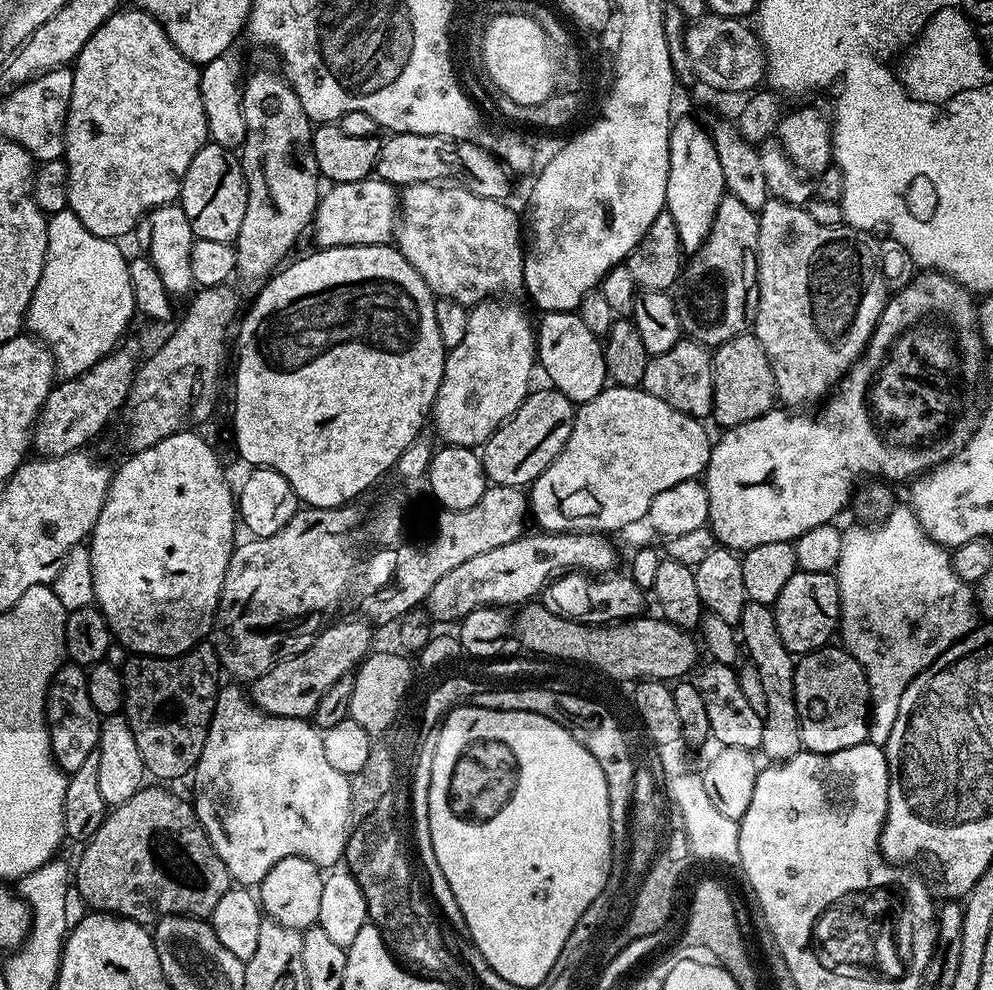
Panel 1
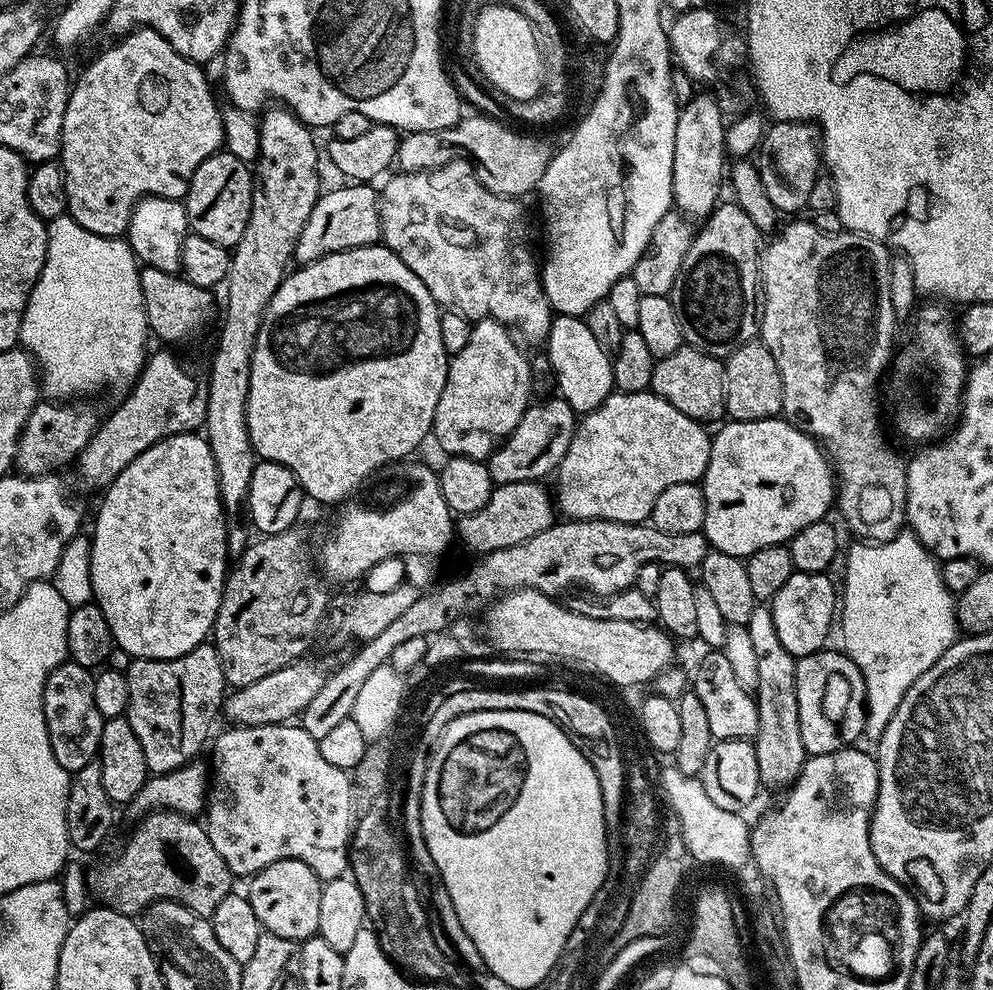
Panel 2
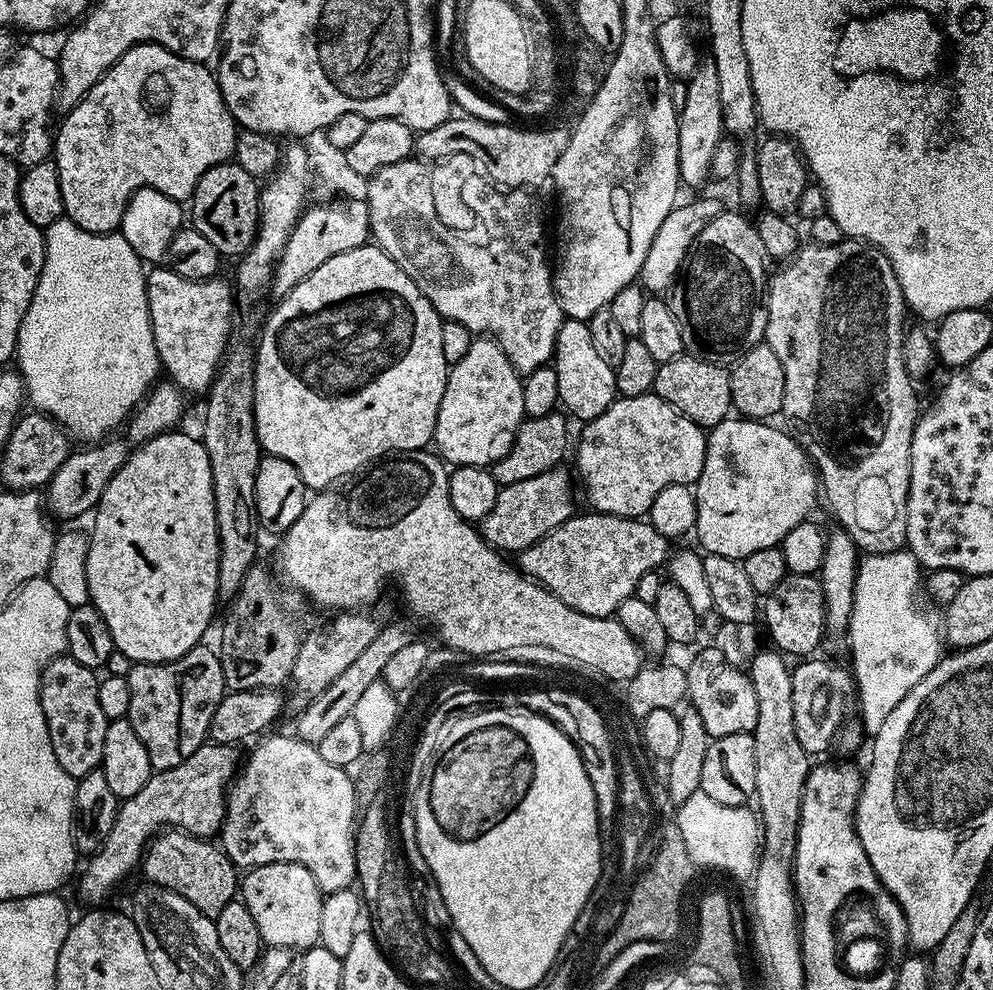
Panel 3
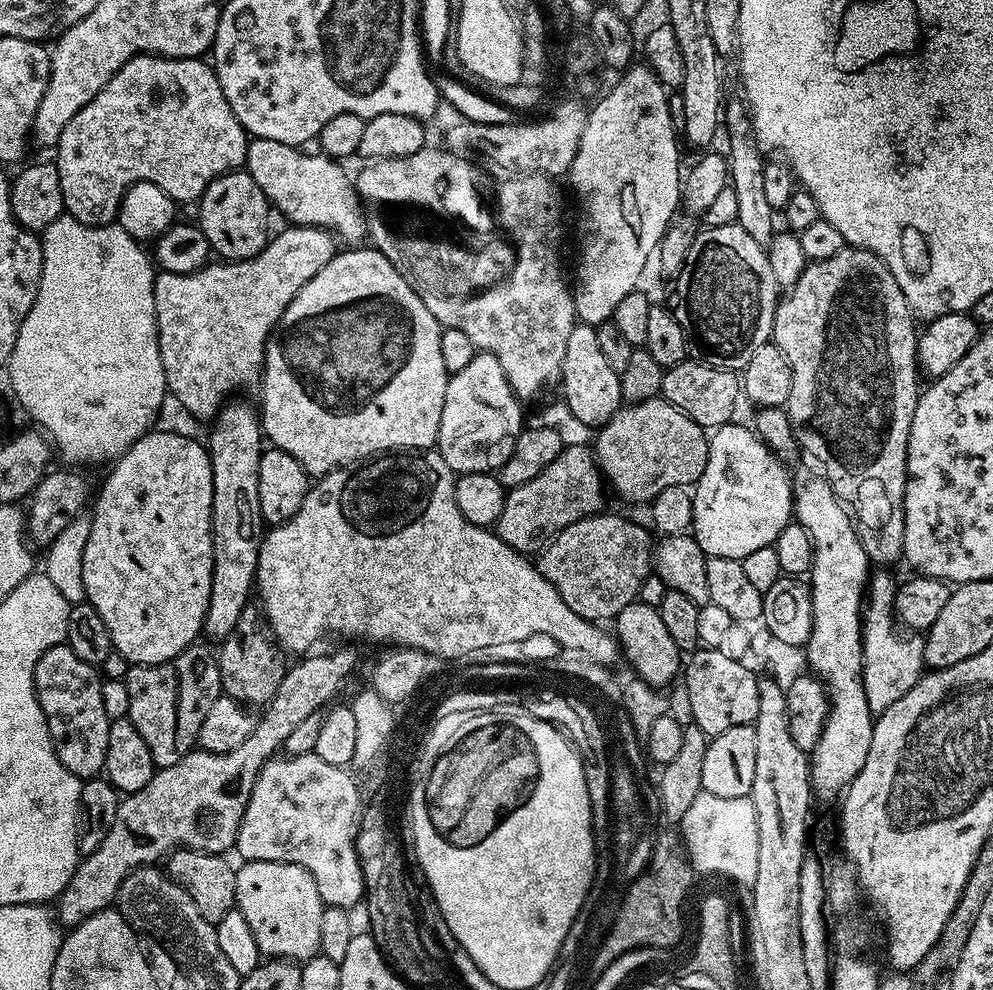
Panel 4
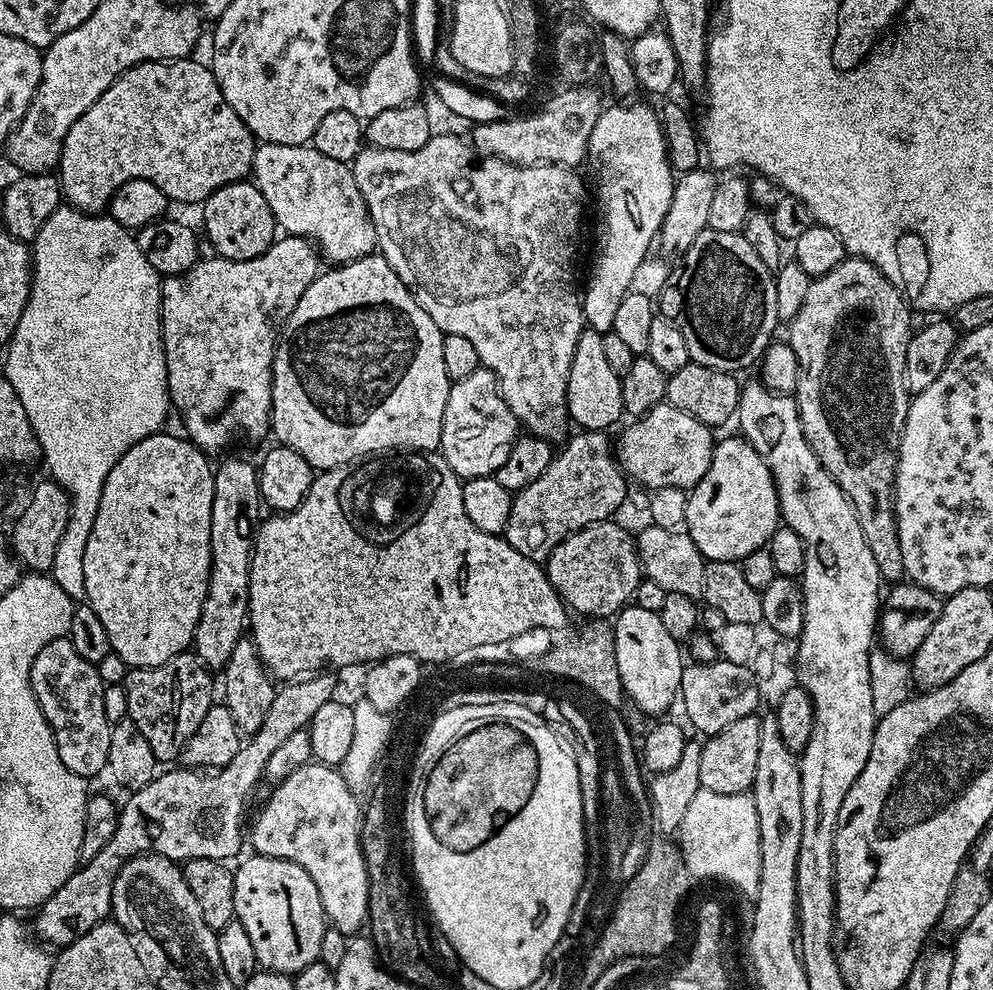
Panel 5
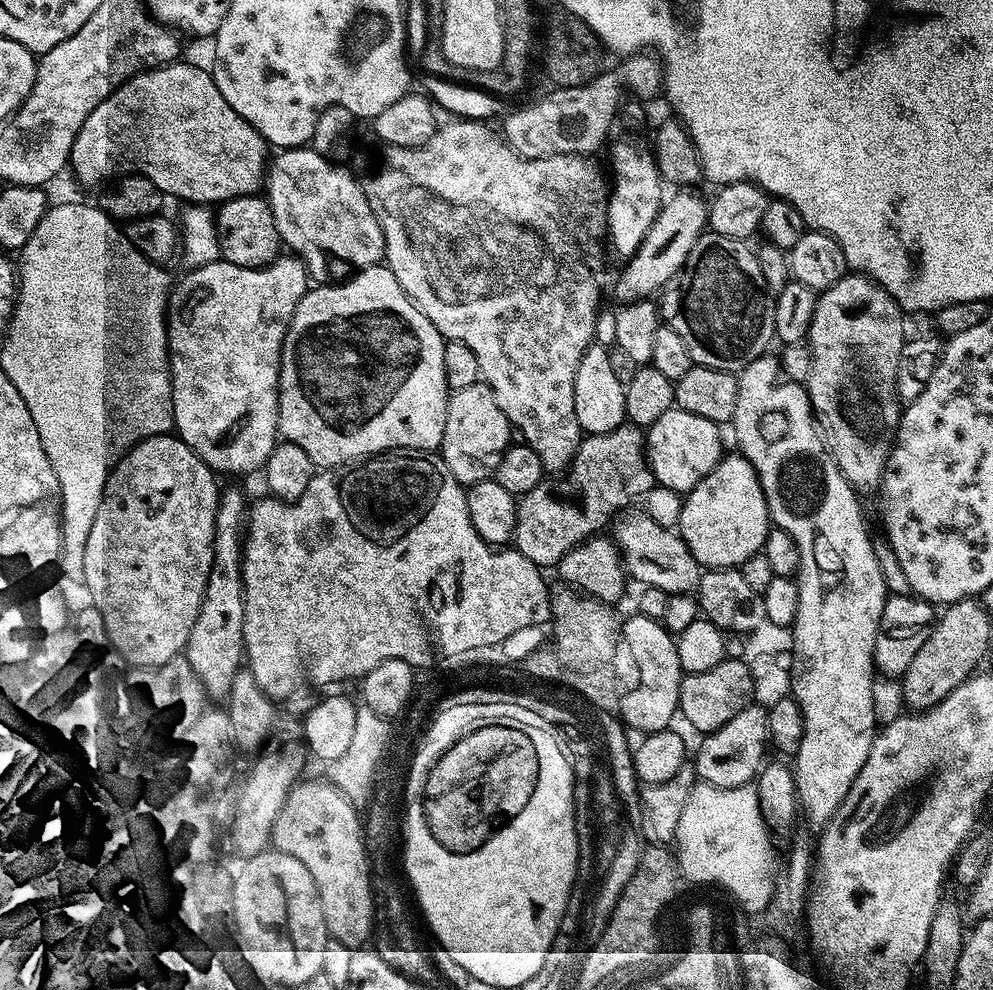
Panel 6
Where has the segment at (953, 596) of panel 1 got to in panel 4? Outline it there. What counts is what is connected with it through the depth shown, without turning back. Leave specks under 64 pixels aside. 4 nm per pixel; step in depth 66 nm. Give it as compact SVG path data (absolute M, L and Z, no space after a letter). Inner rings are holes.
M887 571L877 572L880 573L877 576L875 573L867 585L866 607L862 612L862 635L864 637L862 678L866 690L866 702L870 702L870 710L873 714L890 710L890 706L894 706L894 702L898 702L898 698L902 698L906 690L910 690L920 681L926 668L923 639L919 635L905 634L901 631L894 615L897 581L892 581L884 573ZM903 634L908 636L903 636Z

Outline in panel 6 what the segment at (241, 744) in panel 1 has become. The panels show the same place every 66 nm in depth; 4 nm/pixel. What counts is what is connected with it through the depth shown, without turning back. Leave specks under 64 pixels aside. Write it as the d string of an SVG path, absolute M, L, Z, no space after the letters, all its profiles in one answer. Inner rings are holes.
M304 778L292 787L282 810L276 815L270 844L275 851L290 854L290 858L298 858L298 862L310 870L310 878L314 878L314 886L322 902L322 914L326 918L329 937L335 943L357 950L369 943L374 932L372 880L368 877L370 857L364 847L362 816L356 813L359 812L357 805L347 800L335 784L324 780Z

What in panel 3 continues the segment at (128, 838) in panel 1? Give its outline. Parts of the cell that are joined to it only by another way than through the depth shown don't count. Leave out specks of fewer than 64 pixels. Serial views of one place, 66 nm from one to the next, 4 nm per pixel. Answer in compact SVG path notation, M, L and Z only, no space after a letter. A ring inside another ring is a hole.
M161 831L144 853L143 872L143 879L147 883L174 890L174 894L182 894L190 906L198 906L202 914L213 918L222 914L224 907L238 896L238 869L224 849L211 839L191 836L189 832Z

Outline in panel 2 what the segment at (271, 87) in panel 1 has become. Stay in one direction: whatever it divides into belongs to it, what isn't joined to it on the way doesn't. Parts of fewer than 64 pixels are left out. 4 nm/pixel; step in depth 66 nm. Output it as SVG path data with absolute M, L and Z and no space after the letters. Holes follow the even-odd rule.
M283 106L269 107L259 117L258 127L260 129L260 154L254 161L250 222L246 222L246 234L242 234L242 238L230 252L226 281L228 305L224 308L224 325L221 326L220 337L216 340L212 369L206 373L208 401L204 428L218 470L220 500L224 503L224 511L229 517L236 516L239 512L241 515L245 511L250 490L250 474L254 474L254 466L258 463L258 457L252 450L250 430L246 422L246 402L250 394L250 362L258 326L262 322L270 298L274 298L278 286L284 281L286 269L289 267L287 264L293 263L296 243L302 234L302 226L306 226L306 218L310 218L310 210L314 210L316 201L322 195L319 172L322 156L321 153L320 156L316 153L316 140L312 137L315 136L313 129L303 124L289 108Z

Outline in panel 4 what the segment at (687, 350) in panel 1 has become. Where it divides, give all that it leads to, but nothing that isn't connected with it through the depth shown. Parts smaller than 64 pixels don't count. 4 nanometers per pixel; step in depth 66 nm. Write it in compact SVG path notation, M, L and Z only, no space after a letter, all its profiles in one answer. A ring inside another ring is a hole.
M689 358L665 371L660 396L670 402L670 406L682 410L682 414L691 418L699 428L715 430L735 417L732 415L736 412L736 403L742 400L742 380L733 369Z

